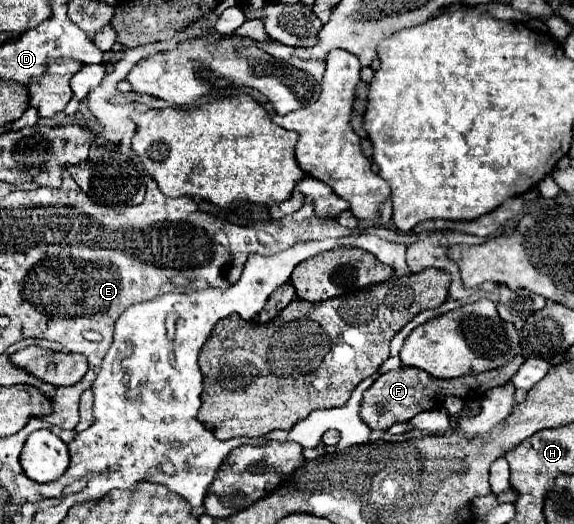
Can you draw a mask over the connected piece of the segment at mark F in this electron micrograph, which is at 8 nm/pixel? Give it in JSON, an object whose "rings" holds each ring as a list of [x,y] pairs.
{"rings":[[[515,357],[507,365],[495,369],[495,371],[483,371],[477,375],[465,375],[465,377],[457,377],[457,379],[437,379],[415,367],[401,367],[397,371],[387,371],[387,373],[379,375],[379,379],[363,393],[361,419],[371,429],[389,429],[395,423],[409,421],[411,417],[415,417],[421,411],[441,407],[443,399],[449,395],[461,397],[465,401],[481,399],[489,389],[505,385],[517,373],[521,363],[523,363],[523,357]]]}

